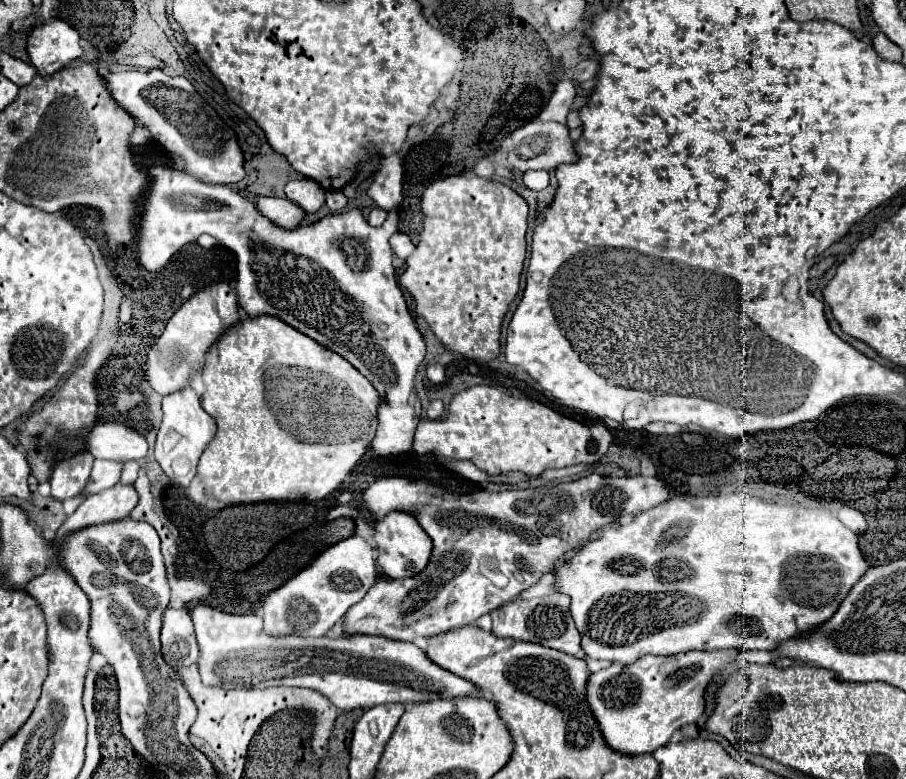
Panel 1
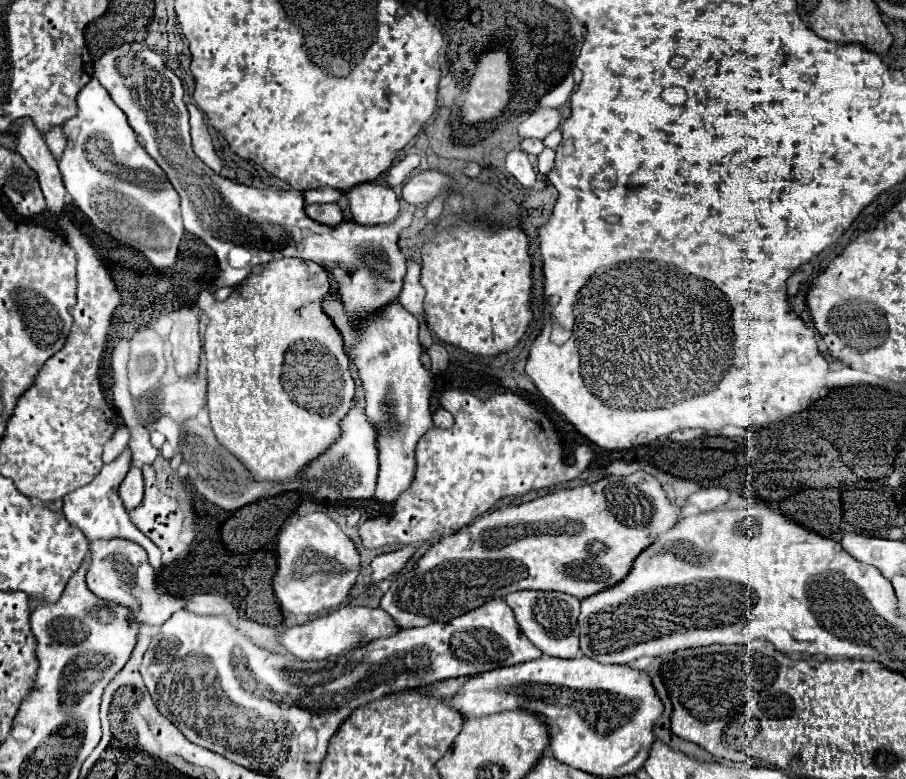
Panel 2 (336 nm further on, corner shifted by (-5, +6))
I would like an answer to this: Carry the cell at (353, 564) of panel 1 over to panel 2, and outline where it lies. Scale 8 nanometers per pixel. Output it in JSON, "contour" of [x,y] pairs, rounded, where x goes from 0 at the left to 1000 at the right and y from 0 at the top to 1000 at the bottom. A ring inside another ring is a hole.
{"contour":[[[355,656],[333,662],[325,660],[321,666],[318,666],[307,679],[302,710],[305,710],[305,736],[300,741],[300,756],[313,789],[344,792],[351,789],[353,784],[373,779],[377,772],[384,769],[386,756],[397,736],[397,712],[393,707],[391,694],[382,684],[377,684],[375,674]]]}

